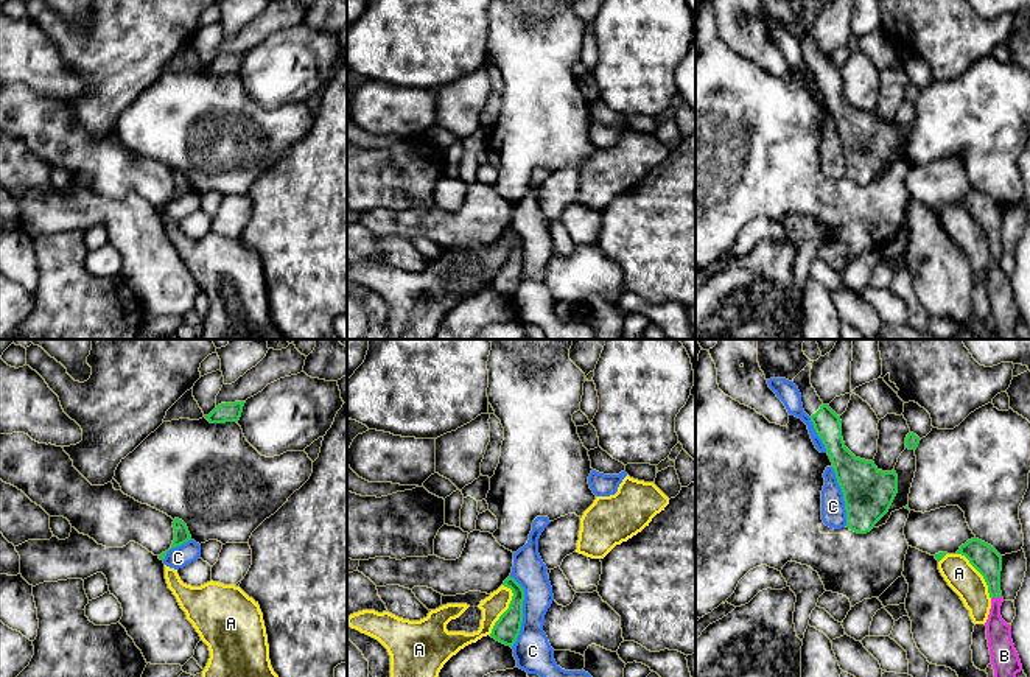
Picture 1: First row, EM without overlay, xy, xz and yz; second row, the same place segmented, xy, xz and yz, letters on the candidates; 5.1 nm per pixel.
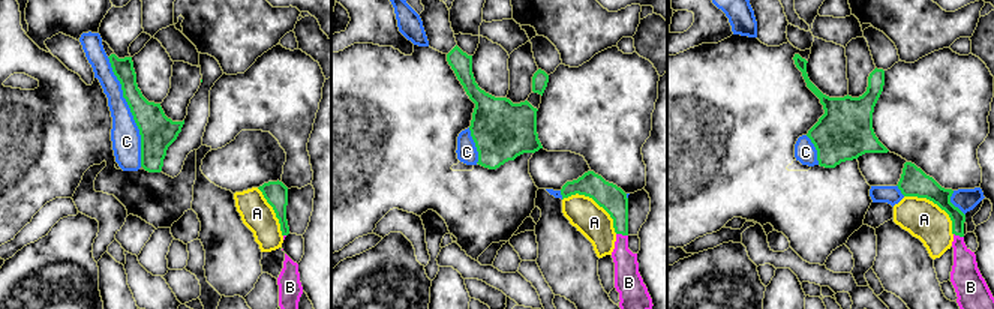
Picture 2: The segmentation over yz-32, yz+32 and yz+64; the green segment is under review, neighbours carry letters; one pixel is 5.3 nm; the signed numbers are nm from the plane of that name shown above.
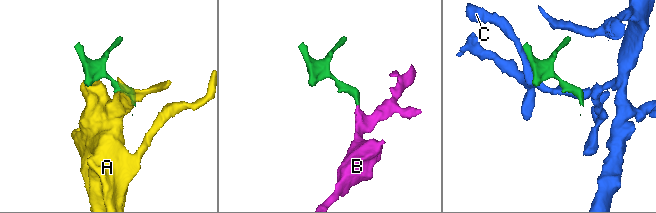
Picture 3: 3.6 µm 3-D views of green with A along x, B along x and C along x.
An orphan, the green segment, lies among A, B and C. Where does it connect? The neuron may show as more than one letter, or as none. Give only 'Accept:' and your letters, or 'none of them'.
Accept: B

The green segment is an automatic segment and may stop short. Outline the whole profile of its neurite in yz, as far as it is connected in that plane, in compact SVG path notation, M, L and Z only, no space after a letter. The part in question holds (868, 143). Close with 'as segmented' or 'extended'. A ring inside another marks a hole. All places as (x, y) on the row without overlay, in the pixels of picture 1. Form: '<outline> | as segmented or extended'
M808 16L794 30L794 36L798 39L803 61L811 68L832 114L843 145L846 179L867 185L888 163L898 145L898 126L895 121L879 121L873 112L856 109L845 98L840 67L817 47L811 36L811 20L812 16Z | extended

